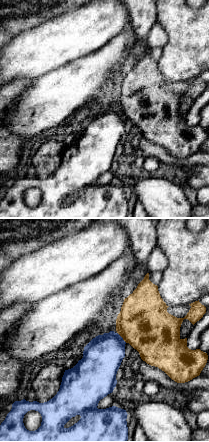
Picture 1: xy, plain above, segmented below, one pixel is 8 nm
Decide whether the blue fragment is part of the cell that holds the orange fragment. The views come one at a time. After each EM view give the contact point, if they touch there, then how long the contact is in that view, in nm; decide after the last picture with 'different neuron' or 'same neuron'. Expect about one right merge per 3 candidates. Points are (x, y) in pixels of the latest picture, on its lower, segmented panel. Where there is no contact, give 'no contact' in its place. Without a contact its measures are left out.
meets orange at (121, 336); contact 120 nm long

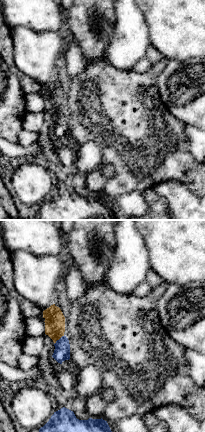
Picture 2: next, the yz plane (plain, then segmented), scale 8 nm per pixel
meets orange at (59, 338); contact 100 nm long

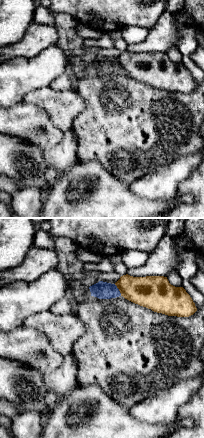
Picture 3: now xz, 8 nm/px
meets orange at (119, 290); contact 110 nm long

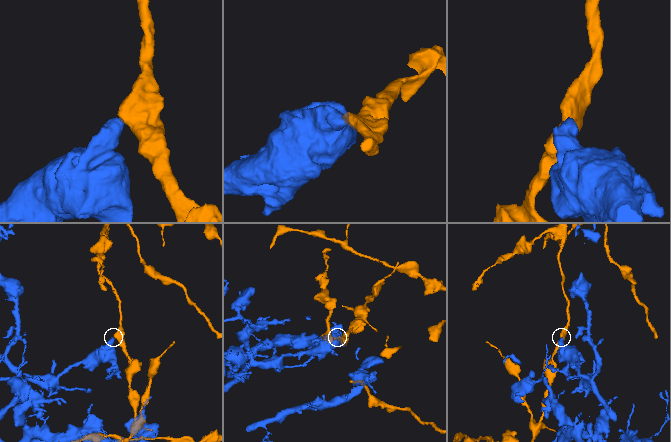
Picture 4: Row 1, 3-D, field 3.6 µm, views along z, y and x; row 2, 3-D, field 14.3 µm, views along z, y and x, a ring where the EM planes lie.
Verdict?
different neuron

